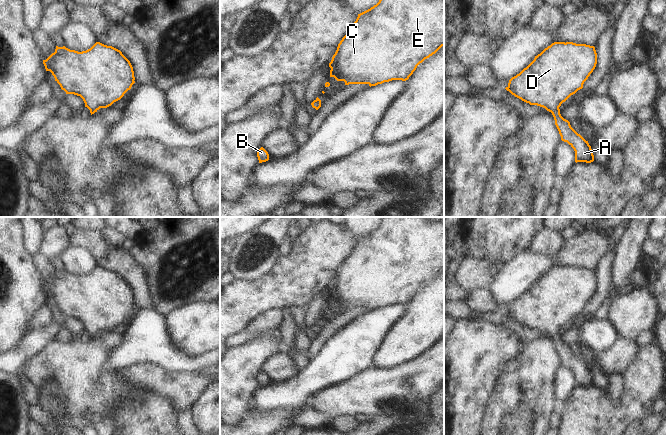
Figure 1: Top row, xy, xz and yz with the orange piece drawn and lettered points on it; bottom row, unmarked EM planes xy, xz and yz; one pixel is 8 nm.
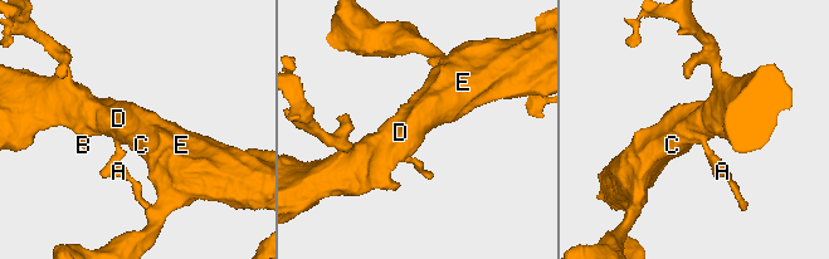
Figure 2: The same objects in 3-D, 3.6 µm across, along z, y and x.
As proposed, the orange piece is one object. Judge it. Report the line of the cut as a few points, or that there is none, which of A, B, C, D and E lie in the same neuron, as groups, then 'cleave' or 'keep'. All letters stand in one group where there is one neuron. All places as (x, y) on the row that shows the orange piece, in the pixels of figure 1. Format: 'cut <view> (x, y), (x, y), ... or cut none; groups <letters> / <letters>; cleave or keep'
cut none; groups A B C D E; keep

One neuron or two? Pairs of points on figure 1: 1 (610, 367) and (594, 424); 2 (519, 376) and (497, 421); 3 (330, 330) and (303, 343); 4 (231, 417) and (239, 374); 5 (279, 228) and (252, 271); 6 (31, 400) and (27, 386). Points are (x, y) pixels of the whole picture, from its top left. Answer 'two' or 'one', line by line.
1: two
2: one
3: two
4: one
5: one
6: one

